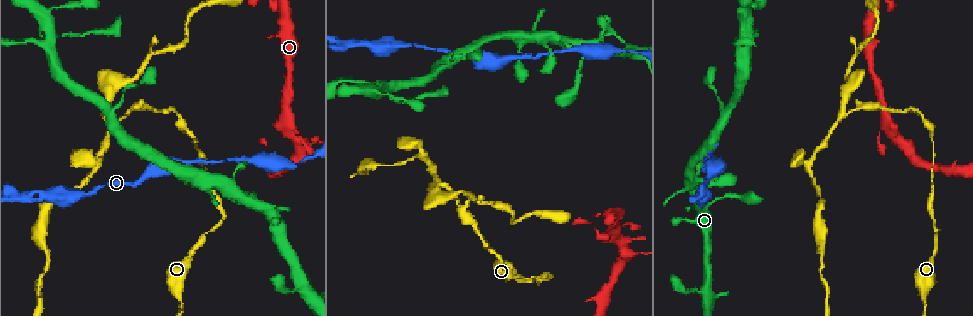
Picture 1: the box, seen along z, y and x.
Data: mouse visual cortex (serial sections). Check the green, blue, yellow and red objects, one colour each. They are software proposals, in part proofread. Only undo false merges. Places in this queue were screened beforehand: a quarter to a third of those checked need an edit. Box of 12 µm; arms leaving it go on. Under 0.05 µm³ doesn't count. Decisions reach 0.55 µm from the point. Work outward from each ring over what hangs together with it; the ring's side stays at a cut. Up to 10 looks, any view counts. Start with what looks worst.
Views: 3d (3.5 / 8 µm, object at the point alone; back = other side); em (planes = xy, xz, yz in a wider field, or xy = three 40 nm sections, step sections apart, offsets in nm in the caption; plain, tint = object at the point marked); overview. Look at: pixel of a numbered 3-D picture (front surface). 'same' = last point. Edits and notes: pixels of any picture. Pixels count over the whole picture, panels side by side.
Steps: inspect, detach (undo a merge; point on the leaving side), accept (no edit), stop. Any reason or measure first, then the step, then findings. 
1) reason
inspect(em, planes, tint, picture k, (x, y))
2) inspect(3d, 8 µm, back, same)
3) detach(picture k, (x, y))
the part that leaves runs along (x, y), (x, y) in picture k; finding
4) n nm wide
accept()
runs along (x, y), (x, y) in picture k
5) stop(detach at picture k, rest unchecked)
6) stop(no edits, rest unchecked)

sharp bend
inspect(3d, 3.5 µm, back, picture 1, (21, 199))

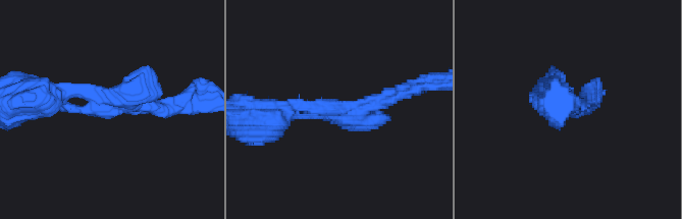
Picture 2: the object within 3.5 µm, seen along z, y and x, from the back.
shape alone is not enough
inspect(em, xy, step 2, tint, picture 2, (342, 112))

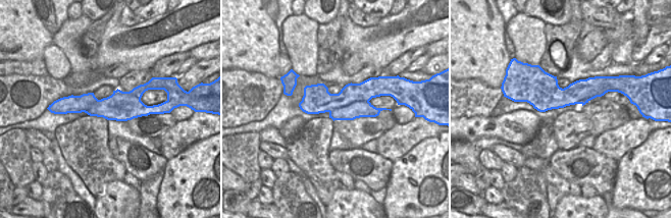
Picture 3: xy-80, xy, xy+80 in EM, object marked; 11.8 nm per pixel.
accept()
runs along (55, 95), (114, 104), (149, 66) in picture 2; continuous, no second cell

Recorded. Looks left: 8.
small branch off a trunk
inspect(3d, 8 µm, picture 1, (51, 37))

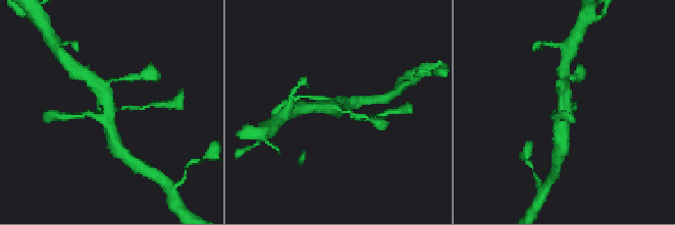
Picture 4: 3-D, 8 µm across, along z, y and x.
inspect(3d, 3.5 µm, picture 4, (109, 111))

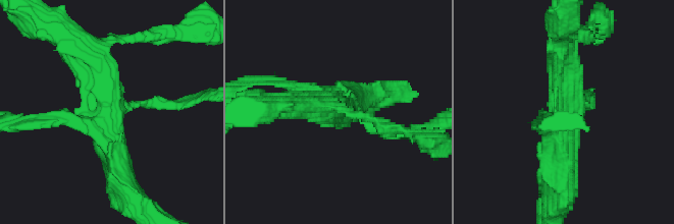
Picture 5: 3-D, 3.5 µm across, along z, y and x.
accept()
runs along (120, 176), (105, 76), (83, 48) in picture 5; all the same cell

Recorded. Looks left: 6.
narrows sharply
inspect(3d, 3.5 µm, back, picture 1, (521, 276))

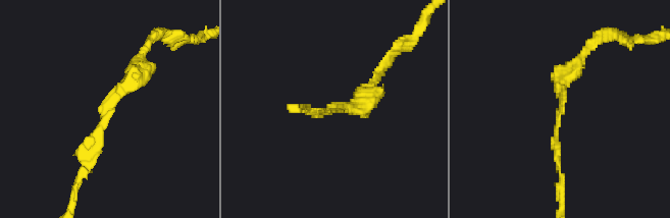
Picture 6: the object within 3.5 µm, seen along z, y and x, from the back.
arms of 100, 200 nm; need the tissue
inspect(em, xy, step 3, tint, picture 6, (560, 119))

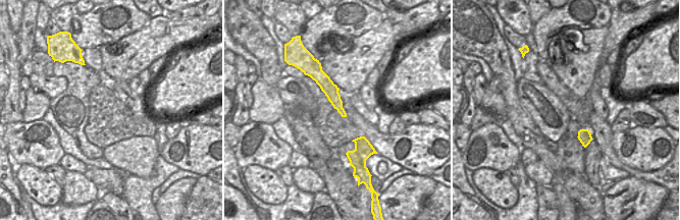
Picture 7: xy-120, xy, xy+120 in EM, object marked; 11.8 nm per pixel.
170 nm wide
accept()
runs along (315, 69), (331, 91), (343, 113) in picture 7; continuous, no second cell

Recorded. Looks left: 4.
side arm on a straight run
inspect(3d, 8 µm, picture 1, (441, 184))

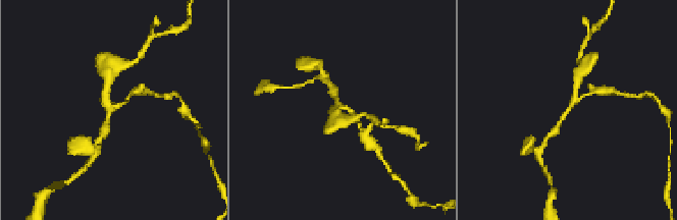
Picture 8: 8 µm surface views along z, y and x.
inspect(3d, 3.5 µm, back, picture 8, (341, 107))

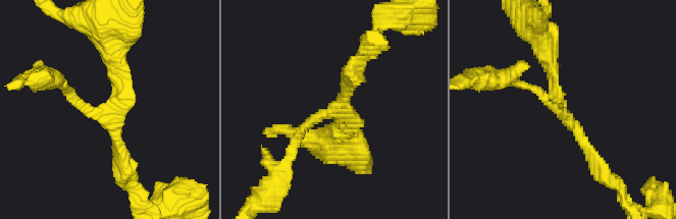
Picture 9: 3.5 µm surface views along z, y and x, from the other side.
3 arms; arms of 150, 200, 200 nm
accept()
runs along (521, 85), (568, 119), (596, 166) in picture 9; continuous, no second cell

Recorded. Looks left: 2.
stop(no edits, rest unchecked)

